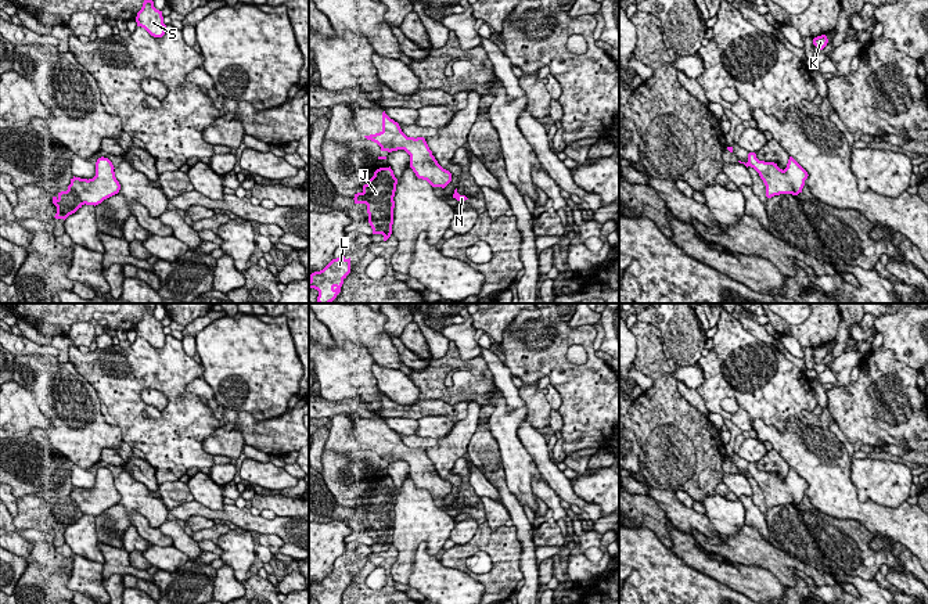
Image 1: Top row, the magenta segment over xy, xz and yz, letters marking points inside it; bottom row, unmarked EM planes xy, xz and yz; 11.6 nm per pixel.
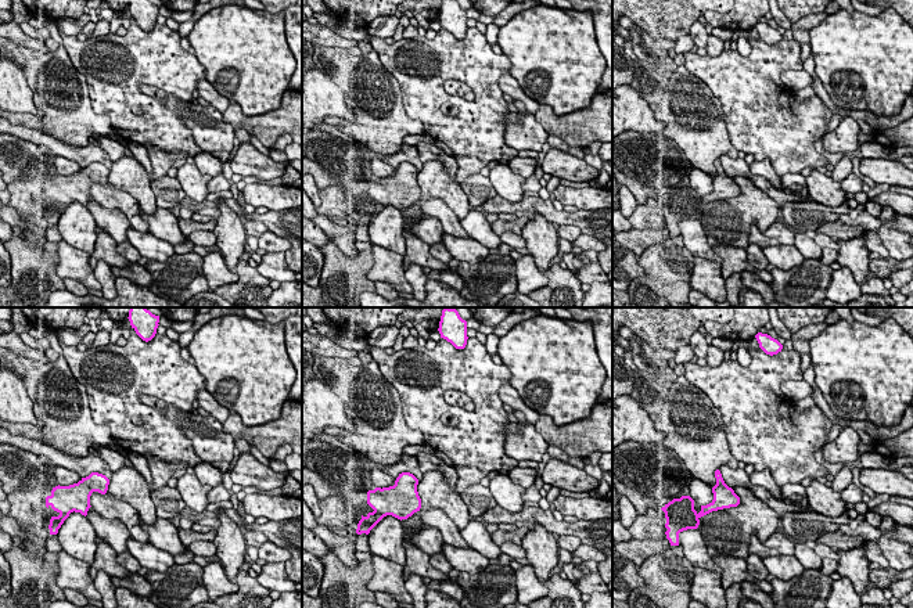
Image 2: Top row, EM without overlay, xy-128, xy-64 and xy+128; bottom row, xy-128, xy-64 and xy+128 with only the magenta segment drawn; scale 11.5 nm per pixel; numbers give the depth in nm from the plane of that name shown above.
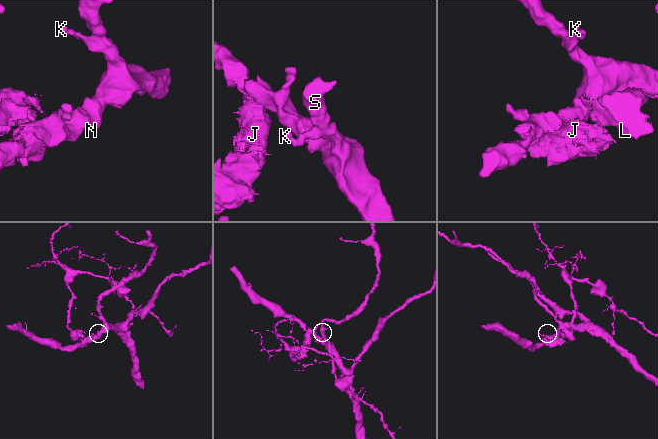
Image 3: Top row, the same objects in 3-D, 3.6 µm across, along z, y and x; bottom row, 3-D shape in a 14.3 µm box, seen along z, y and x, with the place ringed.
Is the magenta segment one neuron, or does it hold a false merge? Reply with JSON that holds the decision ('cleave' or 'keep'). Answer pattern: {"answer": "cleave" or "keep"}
{"answer": "cleave"}

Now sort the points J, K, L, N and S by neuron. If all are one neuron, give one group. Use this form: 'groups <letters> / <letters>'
groups J L / K N S

